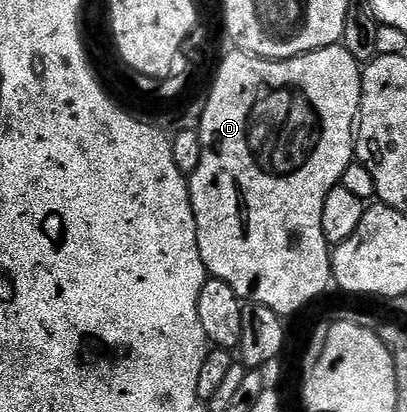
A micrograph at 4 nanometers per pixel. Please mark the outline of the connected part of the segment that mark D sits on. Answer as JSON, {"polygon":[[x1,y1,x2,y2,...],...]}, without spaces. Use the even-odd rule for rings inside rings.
{"polygon":[[341,44,305,52,301,56,292,56,289,60,266,60,264,63,252,60,248,56,233,55,232,59,225,63,221,79,211,88,206,109,203,110,199,123,203,158,199,162,199,170,195,170,193,175,188,177,189,197,195,214,199,254,203,258,206,273,212,279,227,282,227,286,235,290,235,294,242,302,262,304,275,310,281,317,290,318,289,316,295,315,300,308,307,307,316,296,323,295,331,288,333,265,331,245,327,242,323,230,323,206,327,202,329,191,340,185,341,175,355,160,355,125,361,111,362,71,362,65,349,53,348,47]]}

